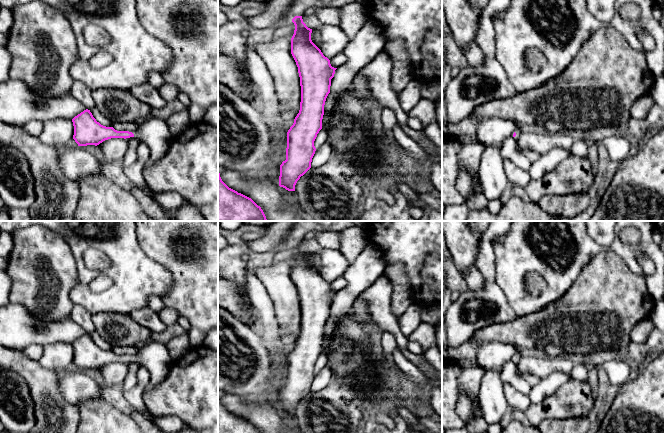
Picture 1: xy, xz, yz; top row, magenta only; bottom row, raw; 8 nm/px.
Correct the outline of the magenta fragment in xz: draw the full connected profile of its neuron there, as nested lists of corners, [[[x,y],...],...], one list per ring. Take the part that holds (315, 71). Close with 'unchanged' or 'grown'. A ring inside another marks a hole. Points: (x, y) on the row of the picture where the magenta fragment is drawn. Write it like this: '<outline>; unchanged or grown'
[[[295,16],[292,22],[295,30],[291,38],[291,54],[298,67],[301,102],[299,113],[287,132],[286,160],[280,165],[279,186],[288,191],[295,191],[297,181],[311,168],[312,158],[316,151],[314,141],[322,129],[324,105],[330,93],[331,79],[337,69],[331,66],[330,60],[312,42],[312,29],[306,26],[302,16]]]; unchanged

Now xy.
[[[86,109],[72,119],[74,126],[73,139],[78,146],[99,145],[111,138],[130,138],[134,134],[129,131],[117,131],[113,127],[101,125]]]; unchanged

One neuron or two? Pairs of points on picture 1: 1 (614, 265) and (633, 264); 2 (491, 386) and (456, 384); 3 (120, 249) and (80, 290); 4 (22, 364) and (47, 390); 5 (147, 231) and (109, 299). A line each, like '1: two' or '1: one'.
1: two
2: two
3: one
4: one
5: two

